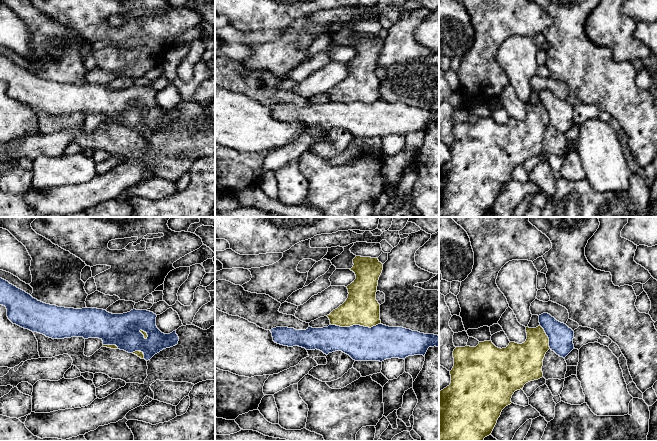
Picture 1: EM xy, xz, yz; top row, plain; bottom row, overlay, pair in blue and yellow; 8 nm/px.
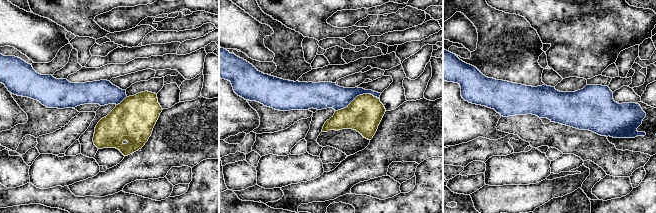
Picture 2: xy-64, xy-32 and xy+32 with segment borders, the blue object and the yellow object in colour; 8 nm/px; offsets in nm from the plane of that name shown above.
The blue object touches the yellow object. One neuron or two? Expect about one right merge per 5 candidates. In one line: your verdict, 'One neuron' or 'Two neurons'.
Two neurons

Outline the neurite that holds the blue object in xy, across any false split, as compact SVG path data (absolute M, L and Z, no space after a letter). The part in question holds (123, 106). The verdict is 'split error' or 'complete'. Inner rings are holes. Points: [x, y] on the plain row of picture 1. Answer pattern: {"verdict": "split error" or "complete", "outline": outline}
{"verdict": "complete", "outline": "M0 54L0 81L7 85L7 93L13 99L32 108L52 115L71 113L99 114L103 121L116 121L128 129L141 127L146 137L163 125L178 120L176 106L170 110L162 109L156 102L157 91L147 86L133 85L123 90L112 90L97 84L65 84L38 77L30 70Z"}

